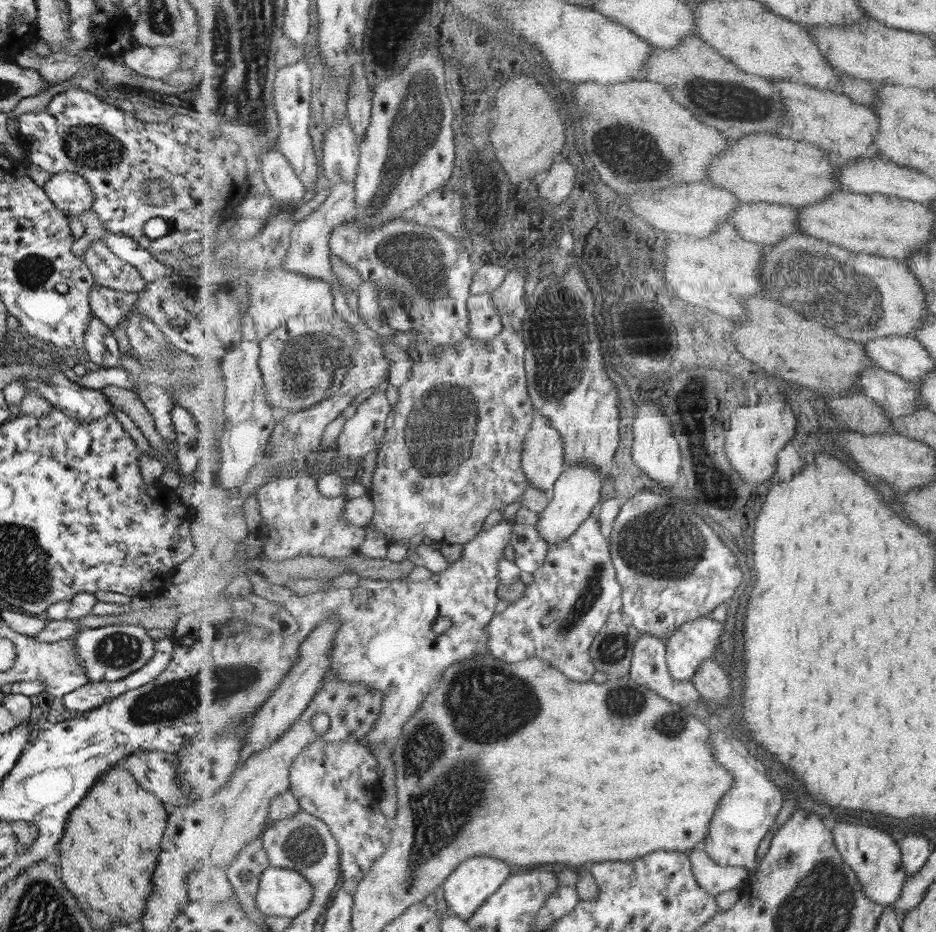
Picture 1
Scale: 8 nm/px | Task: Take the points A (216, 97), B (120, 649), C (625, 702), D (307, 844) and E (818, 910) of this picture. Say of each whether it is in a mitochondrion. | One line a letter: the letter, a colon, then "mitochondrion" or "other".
A: mitochondrion
B: mitochondrion
C: mitochondrion
D: mitochondrion
E: mitochondrion

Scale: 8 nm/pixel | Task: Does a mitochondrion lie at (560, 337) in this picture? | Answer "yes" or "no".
yes

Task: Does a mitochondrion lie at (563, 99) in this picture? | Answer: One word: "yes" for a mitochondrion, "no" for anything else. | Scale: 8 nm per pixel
no

